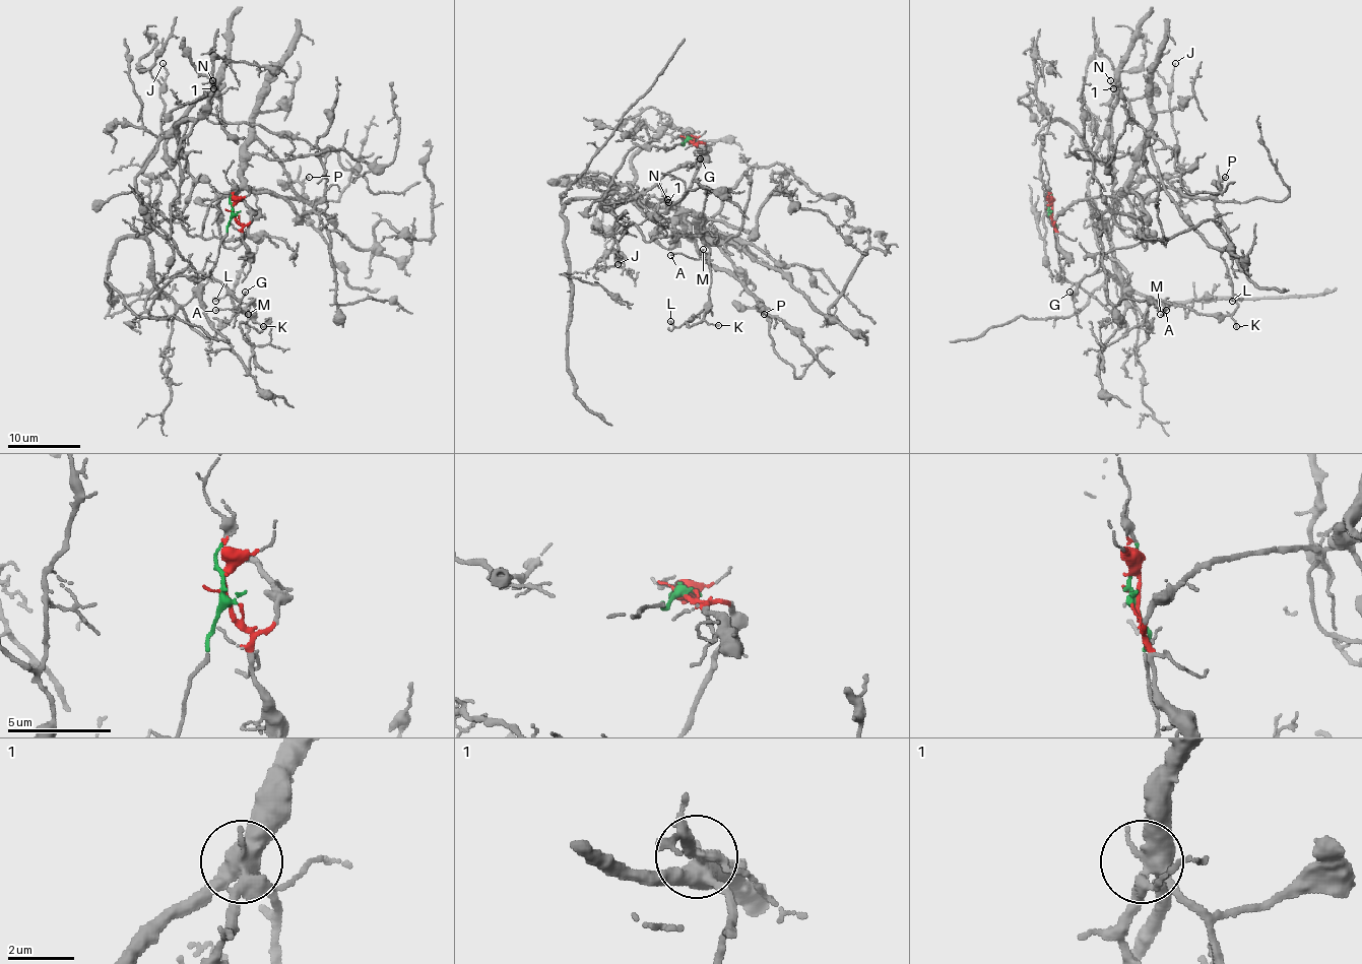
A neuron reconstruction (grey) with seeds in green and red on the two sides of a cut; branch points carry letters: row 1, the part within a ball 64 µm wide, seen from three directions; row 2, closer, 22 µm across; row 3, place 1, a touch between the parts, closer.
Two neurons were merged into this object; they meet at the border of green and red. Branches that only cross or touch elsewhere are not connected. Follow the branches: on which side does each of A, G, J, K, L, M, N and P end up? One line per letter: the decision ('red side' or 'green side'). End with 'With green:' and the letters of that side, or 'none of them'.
A: green side
G: green side
J: green side
K: green side
L: green side
M: green side
N: green side
P: red side
With green: A, G, J, K, L, M, N

